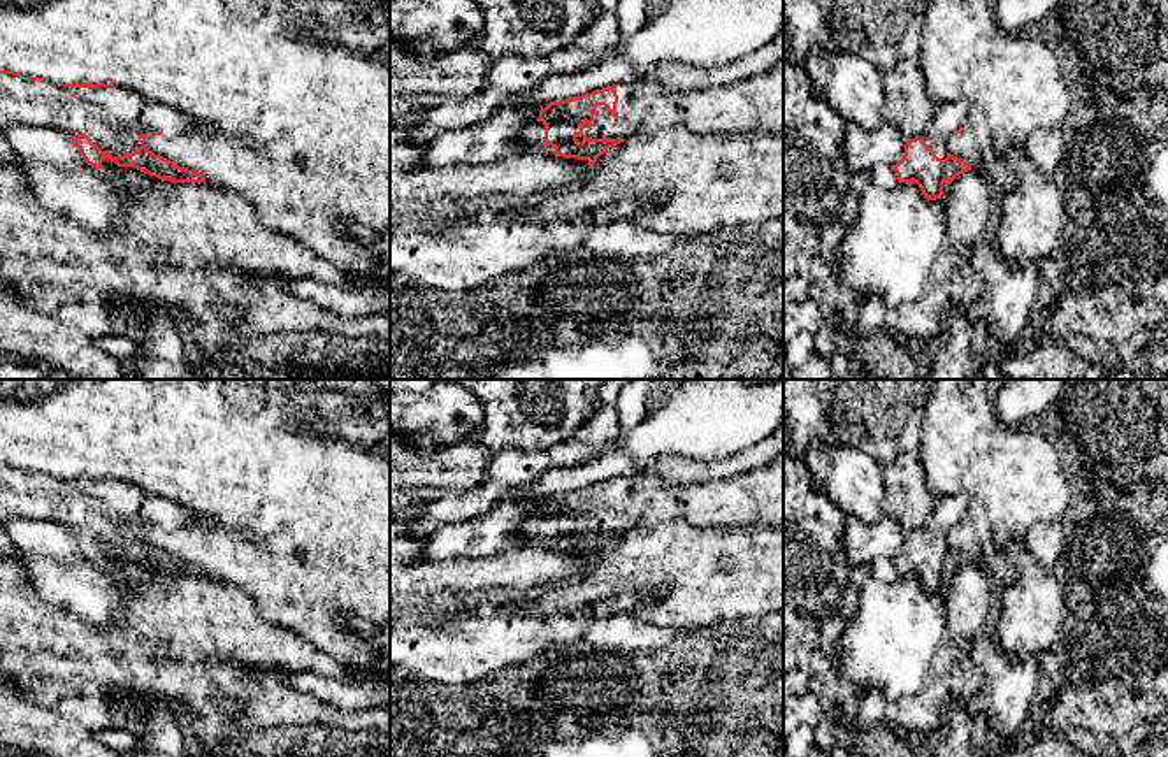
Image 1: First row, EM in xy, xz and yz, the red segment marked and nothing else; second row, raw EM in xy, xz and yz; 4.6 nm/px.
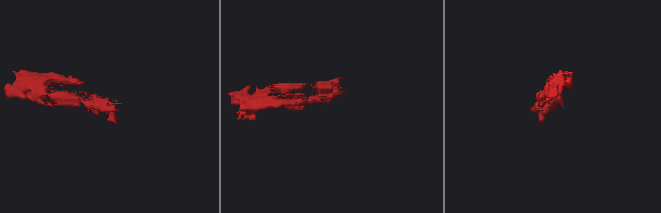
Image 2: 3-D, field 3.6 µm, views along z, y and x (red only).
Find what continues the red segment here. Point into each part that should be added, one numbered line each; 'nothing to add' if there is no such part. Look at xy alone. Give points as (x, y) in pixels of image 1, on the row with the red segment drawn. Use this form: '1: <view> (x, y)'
1: xy (115, 118)

